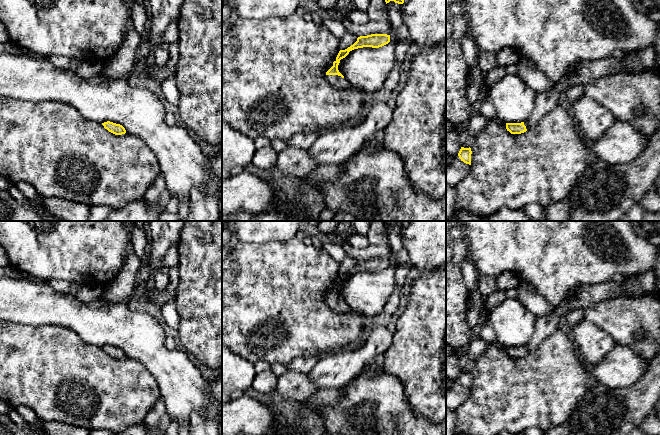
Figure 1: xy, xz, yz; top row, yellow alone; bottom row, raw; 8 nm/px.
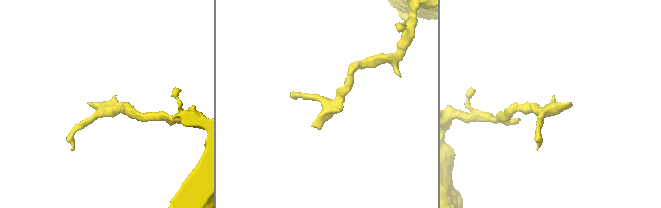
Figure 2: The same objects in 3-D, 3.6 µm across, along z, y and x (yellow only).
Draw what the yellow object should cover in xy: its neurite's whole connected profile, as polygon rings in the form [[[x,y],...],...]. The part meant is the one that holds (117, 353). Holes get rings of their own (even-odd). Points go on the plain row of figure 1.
[[[107,345],[107,346],[102,347],[102,349],[104,350],[105,353],[107,353],[109,356],[115,359],[122,359],[126,357],[125,352],[120,348]]]

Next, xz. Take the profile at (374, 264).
[[[371,258],[367,260],[360,260],[357,265],[345,274],[340,274],[333,290],[326,296],[326,304],[334,312],[347,313],[350,311],[349,306],[339,296],[338,289],[340,284],[345,282],[350,275],[363,271],[379,272],[390,266],[390,259],[387,258]]]

